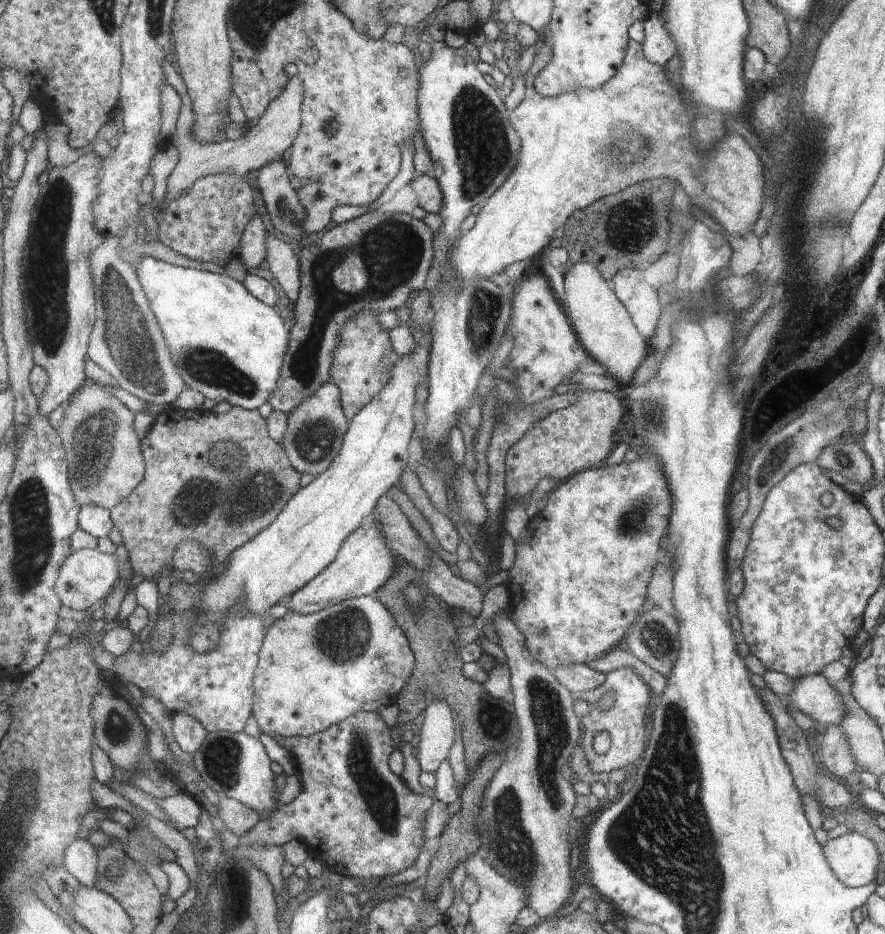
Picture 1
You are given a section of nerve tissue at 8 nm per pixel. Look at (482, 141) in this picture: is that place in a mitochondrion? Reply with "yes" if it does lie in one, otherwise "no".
yes

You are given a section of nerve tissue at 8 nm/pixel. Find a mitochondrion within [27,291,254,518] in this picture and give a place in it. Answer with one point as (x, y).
(92, 440)

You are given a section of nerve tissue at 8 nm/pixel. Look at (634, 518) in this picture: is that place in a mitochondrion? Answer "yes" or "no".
yes

